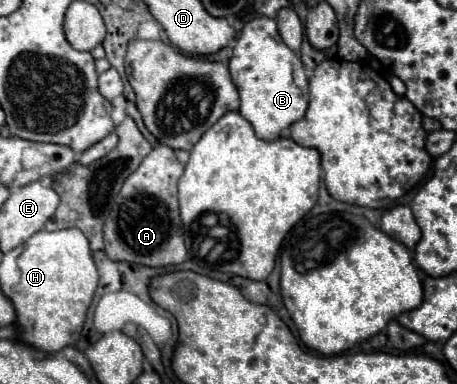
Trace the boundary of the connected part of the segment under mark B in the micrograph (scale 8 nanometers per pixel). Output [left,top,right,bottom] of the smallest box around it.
[229,16,309,140]

